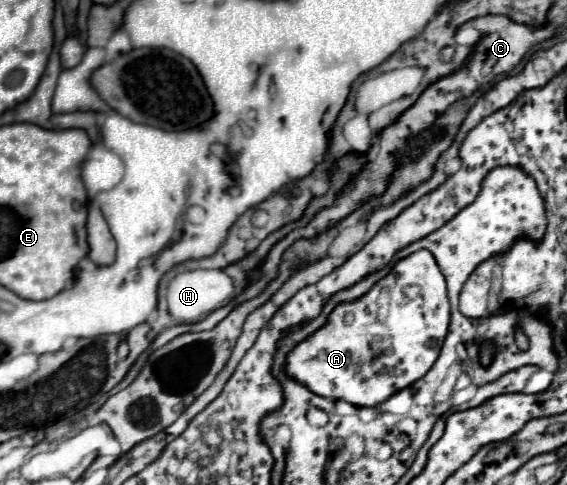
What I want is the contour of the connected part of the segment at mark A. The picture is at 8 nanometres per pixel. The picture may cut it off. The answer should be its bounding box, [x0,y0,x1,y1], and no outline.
[284,251,450,407]

